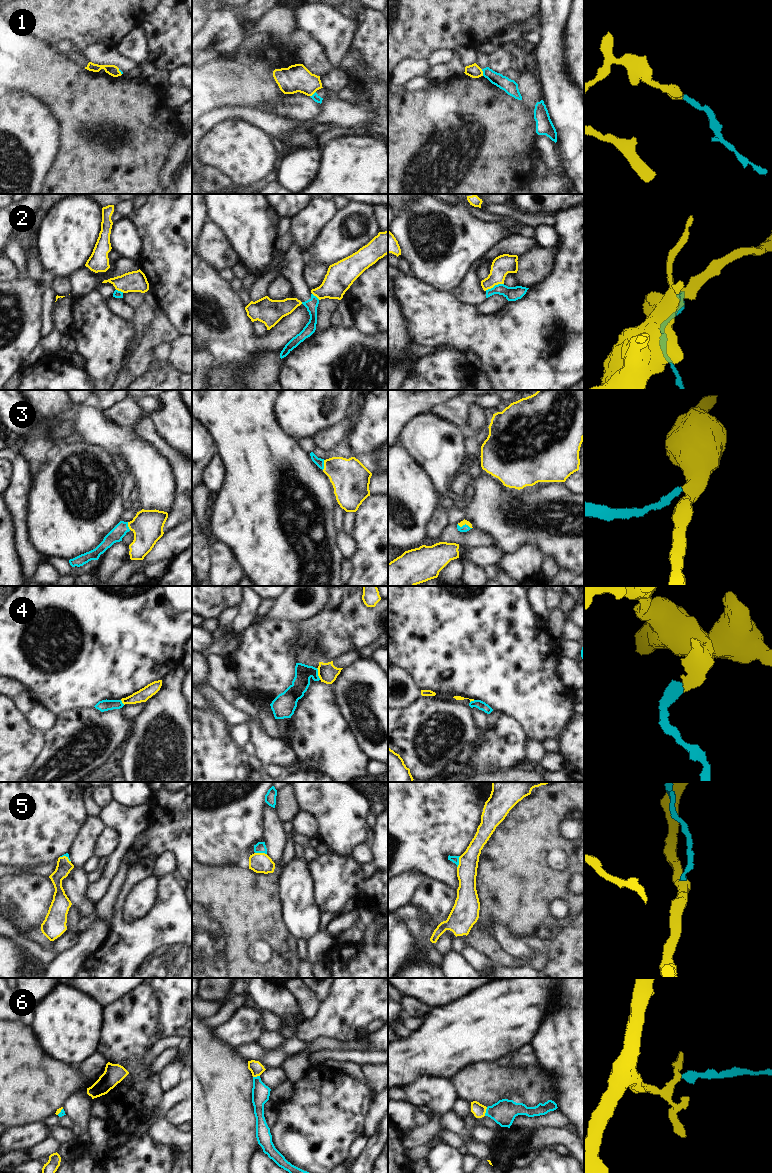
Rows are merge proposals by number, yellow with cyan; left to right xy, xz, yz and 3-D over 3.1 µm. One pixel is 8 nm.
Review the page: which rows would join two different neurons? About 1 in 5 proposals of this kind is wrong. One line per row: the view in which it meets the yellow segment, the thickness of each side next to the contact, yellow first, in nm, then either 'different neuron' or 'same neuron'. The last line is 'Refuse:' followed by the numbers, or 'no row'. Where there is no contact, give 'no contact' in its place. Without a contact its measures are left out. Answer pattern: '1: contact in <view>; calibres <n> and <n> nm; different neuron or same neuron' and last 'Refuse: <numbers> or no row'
1: contact in yz; calibres 110 and 110 nm; different neuron
2: contact in yz; calibres 160 and 110 nm; different neuron
3: contact in yz; calibres 40 and 60 nm; same neuron
4: contact in xz; calibres 160 and 140 nm; same neuron
5: contact in xz; calibres 160 and 90 nm; same neuron
6: contact in yz; calibres 110 and 200 nm; same neuron
Refuse: 1, 2

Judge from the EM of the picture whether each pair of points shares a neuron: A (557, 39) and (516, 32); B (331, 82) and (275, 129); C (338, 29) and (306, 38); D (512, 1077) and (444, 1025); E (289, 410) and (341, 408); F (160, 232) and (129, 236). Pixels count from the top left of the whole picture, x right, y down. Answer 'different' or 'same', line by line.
A: different
B: different
C: different
D: different
E: same
F: different

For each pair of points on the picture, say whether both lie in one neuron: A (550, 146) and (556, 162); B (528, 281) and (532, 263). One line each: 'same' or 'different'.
A: same
B: same

